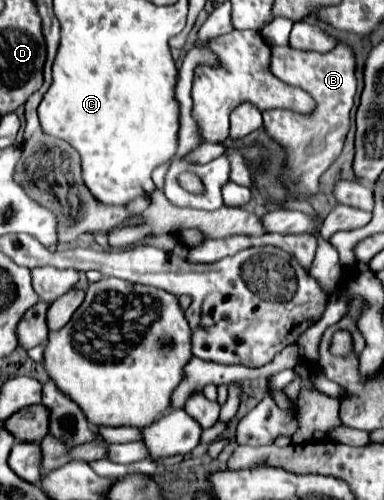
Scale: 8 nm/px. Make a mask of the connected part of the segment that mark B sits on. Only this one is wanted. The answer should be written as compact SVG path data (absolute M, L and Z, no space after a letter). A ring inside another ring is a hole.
M270 44L270 72L280 72L280 80L306 90L316 100L312 116L296 114L292 110L264 110L266 134L286 150L286 170L280 180L296 198L310 200L318 192L320 176L340 156L344 138L348 134L348 116L356 94L356 58L350 44L338 44L334 50L322 54L312 50L292 50L292 46ZM308 148L308 154L304 154Z

